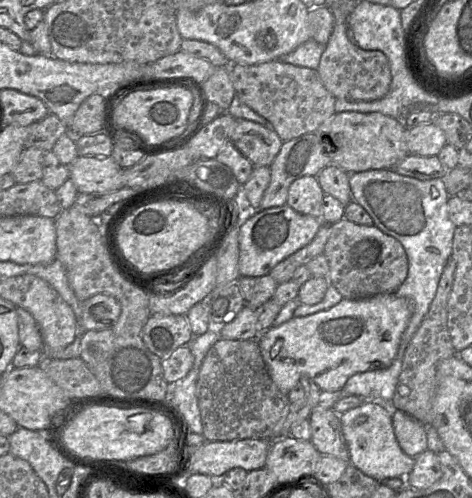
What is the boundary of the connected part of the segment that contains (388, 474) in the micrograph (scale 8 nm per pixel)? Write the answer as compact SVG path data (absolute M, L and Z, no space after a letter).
M364 400L361 405L340 415L341 429L349 450L350 463L364 474L383 482L388 478L409 475L415 458L401 449L394 434L390 402Z

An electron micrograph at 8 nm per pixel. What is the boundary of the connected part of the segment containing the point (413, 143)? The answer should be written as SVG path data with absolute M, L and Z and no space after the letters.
M433 121L406 128L408 153L419 156L437 156L447 144L445 133Z

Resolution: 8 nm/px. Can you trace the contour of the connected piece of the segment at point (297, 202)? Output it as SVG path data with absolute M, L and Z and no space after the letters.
M303 176L291 183L286 203L301 214L322 219L324 195L316 176Z

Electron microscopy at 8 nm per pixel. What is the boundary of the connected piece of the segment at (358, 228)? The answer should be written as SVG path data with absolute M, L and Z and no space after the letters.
M345 217L330 226L323 255L329 263L328 280L345 299L395 293L408 275L407 255L398 240L375 225L359 225Z

